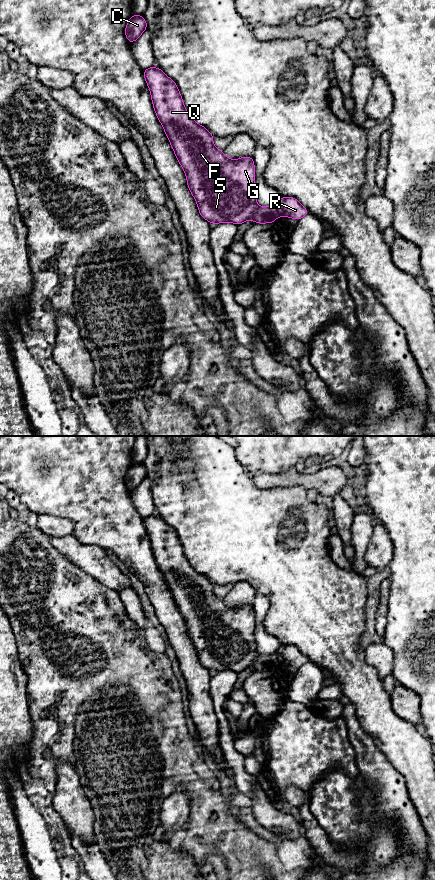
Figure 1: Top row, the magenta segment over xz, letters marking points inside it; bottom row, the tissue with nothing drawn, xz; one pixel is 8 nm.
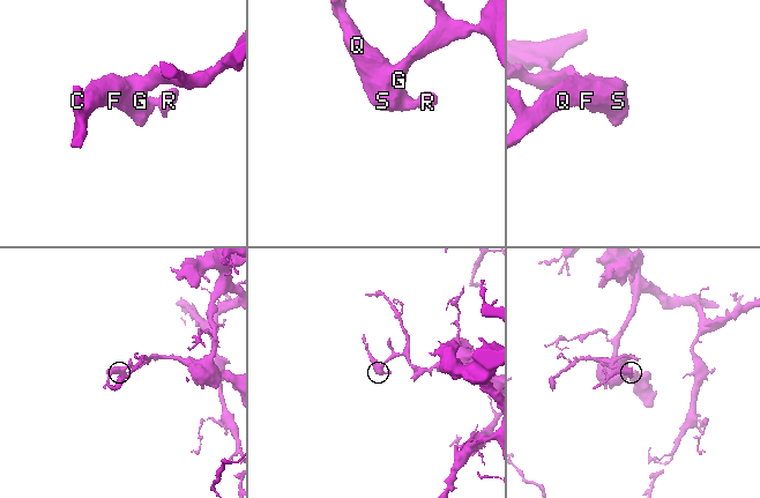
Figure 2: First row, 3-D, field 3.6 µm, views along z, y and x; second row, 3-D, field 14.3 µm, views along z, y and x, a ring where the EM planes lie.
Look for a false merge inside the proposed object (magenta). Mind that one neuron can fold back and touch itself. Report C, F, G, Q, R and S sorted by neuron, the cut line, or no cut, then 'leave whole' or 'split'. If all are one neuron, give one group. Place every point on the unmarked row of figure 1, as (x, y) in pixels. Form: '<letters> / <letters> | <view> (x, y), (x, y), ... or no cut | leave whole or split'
C F G Q S / R | xz (276, 656), (279, 663) | split

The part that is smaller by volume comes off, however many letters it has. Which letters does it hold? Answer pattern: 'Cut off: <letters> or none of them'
Cut off: R

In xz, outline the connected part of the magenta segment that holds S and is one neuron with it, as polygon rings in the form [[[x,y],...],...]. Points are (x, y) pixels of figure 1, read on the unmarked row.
[[[153,514],[143,519],[143,523],[157,566],[185,620],[187,634],[196,648],[200,663],[212,672],[231,670],[238,674],[249,667],[254,671],[273,671],[279,665],[278,657],[275,654],[262,655],[256,650],[253,605],[230,608],[214,594],[213,583],[189,563],[172,527],[159,515]]]

